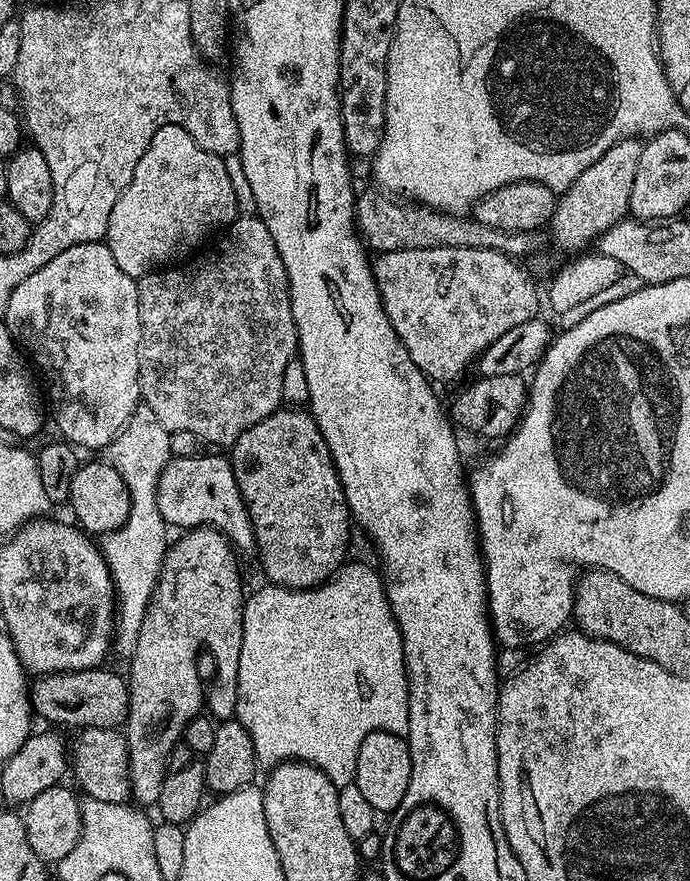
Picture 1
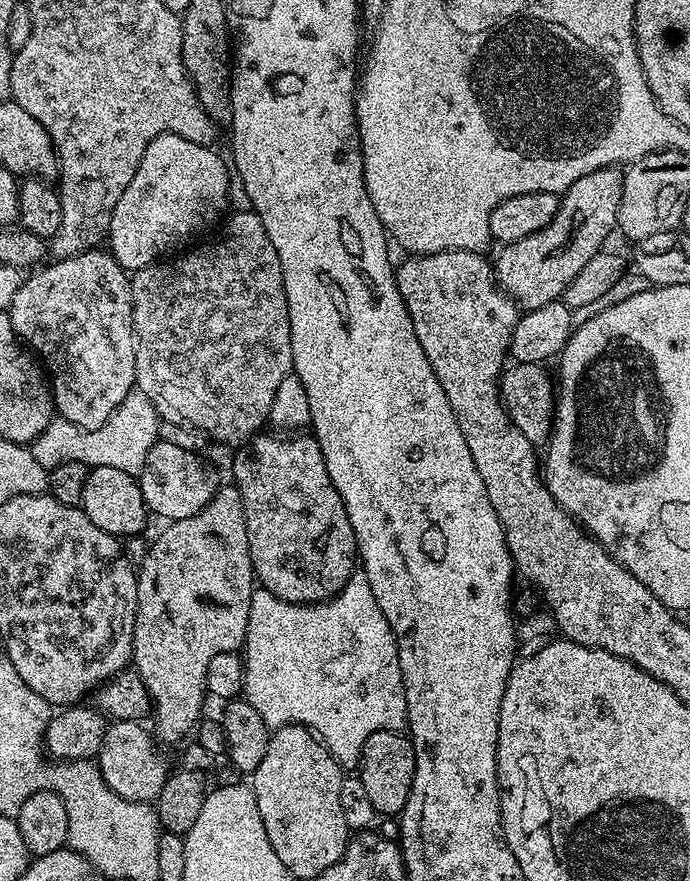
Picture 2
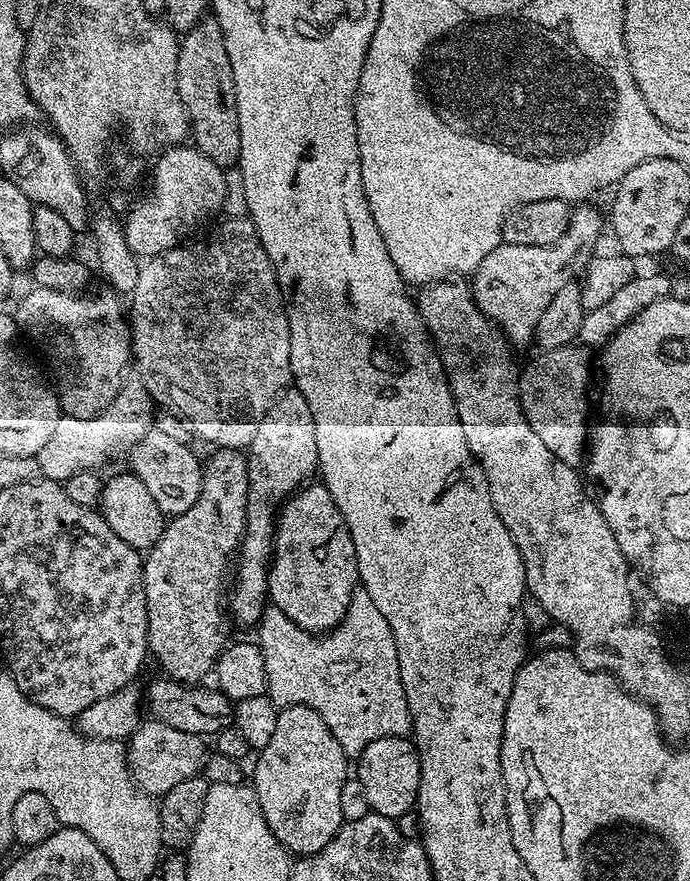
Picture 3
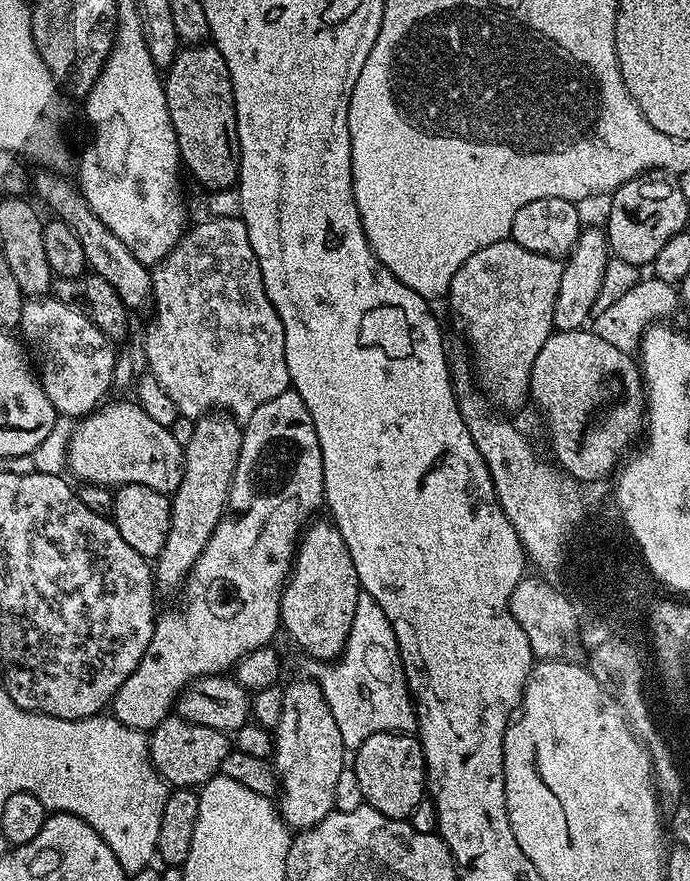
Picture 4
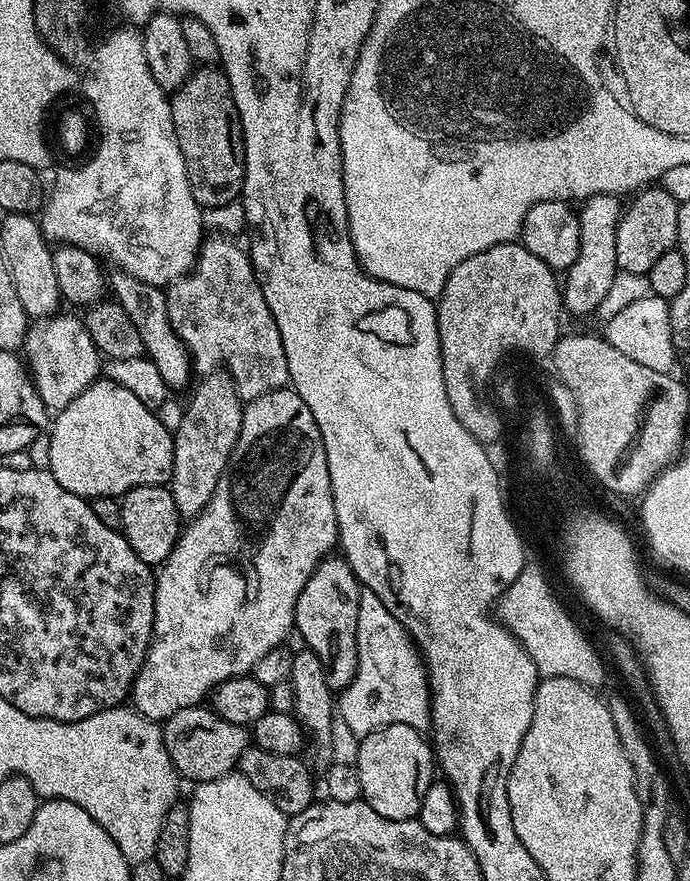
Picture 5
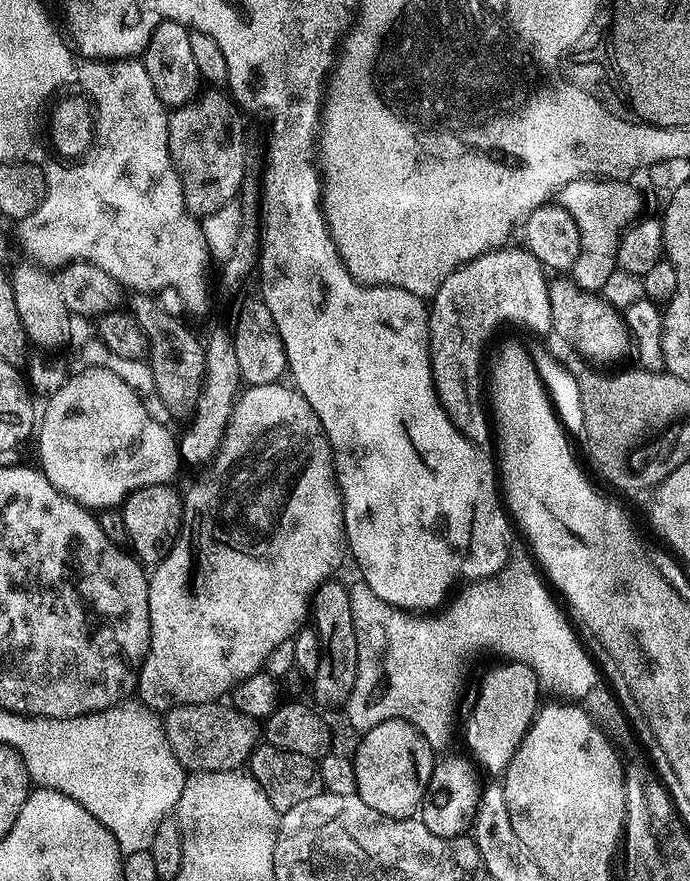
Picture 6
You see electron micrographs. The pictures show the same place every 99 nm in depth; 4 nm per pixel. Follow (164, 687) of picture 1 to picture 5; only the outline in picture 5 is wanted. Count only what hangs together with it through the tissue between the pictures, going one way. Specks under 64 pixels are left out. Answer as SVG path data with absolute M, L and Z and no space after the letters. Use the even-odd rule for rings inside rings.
M219 368L205 373L199 380L201 382L195 385L197 388L192 400L186 404L180 428L173 433L174 466L168 483L181 517L188 520L200 515L217 489L244 417L244 402L227 372Z

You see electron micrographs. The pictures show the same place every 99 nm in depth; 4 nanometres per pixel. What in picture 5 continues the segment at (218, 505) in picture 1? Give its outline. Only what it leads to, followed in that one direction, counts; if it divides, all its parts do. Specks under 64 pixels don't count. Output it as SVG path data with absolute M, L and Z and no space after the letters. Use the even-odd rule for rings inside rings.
M97 378L94 383L70 406L59 409L55 413L47 433L50 454L48 455L47 471L66 490L85 498L97 496L115 496L117 498L138 486L151 484L167 485L174 466L174 450L172 449L173 433L168 432L157 413L148 408L126 386L122 386L115 379Z

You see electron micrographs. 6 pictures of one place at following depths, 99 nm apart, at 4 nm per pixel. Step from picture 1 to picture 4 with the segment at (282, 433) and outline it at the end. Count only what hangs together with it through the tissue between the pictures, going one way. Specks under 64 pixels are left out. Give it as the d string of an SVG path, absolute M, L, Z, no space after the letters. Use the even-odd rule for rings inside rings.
M313 519L300 537L292 572L280 599L280 623L306 655L319 662L331 662L344 655L350 626L354 626L354 606L358 606L362 589L342 534L331 519L320 519Z

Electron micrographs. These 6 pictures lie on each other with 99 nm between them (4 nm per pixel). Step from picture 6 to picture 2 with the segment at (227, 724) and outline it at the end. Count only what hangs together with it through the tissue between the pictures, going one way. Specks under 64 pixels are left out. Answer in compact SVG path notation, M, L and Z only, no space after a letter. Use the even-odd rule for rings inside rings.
M112 720L98 753L98 767L106 786L114 790L118 798L139 804L155 801L170 775L167 758L156 749L158 744L153 733L144 727L138 720Z

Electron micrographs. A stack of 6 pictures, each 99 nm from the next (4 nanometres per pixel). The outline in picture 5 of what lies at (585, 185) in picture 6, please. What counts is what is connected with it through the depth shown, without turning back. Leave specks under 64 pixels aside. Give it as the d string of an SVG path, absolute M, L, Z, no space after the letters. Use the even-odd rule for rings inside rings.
M589 196L579 205L580 245L574 266L562 276L562 308L576 316L592 316L610 290L618 271L616 267L616 227L620 221L622 204L616 196Z

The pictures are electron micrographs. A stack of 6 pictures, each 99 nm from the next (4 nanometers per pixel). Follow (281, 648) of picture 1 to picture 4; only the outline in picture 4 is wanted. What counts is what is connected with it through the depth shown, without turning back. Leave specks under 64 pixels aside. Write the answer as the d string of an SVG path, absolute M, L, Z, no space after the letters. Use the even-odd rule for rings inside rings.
M361 591L358 606L354 606L354 626L350 626L350 638L344 647L344 655L323 665L318 675L318 683L322 694L326 694L326 702L330 706L330 714L334 714L334 722L338 722L338 730L342 730L342 742L345 749L355 750L370 738L370 734L383 732L417 731L416 709L412 702L412 693L408 691L408 683L404 677L404 667L400 665L400 651L394 638L394 630L378 602L369 592Z

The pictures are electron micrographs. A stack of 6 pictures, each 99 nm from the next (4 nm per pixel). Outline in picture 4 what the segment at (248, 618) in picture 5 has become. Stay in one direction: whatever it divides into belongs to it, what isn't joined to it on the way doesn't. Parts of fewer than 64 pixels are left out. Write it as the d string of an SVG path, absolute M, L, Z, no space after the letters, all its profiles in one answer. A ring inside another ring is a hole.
M295 390L278 394L278 398L270 398L270 402L258 406L258 410L254 410L252 417L243 425L242 431L241 453L238 454L237 468L234 470L232 485L229 490L227 511L218 522L217 528L210 536L209 541L206 542L201 556L194 562L192 571L189 572L187 579L182 584L184 609L176 608L173 612L161 611L159 613L156 629L150 638L150 646L146 646L146 654L142 658L142 662L138 662L134 674L130 674L130 678L126 678L126 682L122 682L122 686L118 686L118 690L112 699L111 715L115 716L118 722L125 724L127 728L133 728L145 734L151 733L152 729L157 728L167 716L173 715L177 698L189 684L193 684L195 680L203 676L219 676L235 669L236 664L248 652L258 650L264 645L271 645L274 641L272 639L276 636L276 631L278 633L281 631L280 599L284 593L284 585L288 582L288 575L292 572L292 562L296 559L296 549L300 543L300 537L313 517L319 513L316 511L322 508L324 504L322 450L318 446L318 434L314 430L310 410L306 410L306 402L302 402L302 398Z

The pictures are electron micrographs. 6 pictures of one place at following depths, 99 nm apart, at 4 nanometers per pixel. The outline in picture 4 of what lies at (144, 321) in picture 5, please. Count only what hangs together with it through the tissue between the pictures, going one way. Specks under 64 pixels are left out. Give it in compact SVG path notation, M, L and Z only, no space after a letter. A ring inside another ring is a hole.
M51 170L37 172L40 173L37 176L35 173L34 176L34 192L36 188L37 194L40 195L39 203L41 205L44 203L46 207L52 208L51 215L57 220L66 222L66 226L76 235L78 242L82 242L85 265L95 275L106 278L106 282L110 282L110 286L114 286L114 290L118 290L118 298L122 298L122 302L129 310L147 309L152 295L152 273L149 265L138 262L138 258L134 258L134 254L126 246L126 242L122 242L122 238L113 234L104 225L102 218L98 218L98 214L94 214L94 210L90 210L79 187L73 181L71 184L67 175Z

